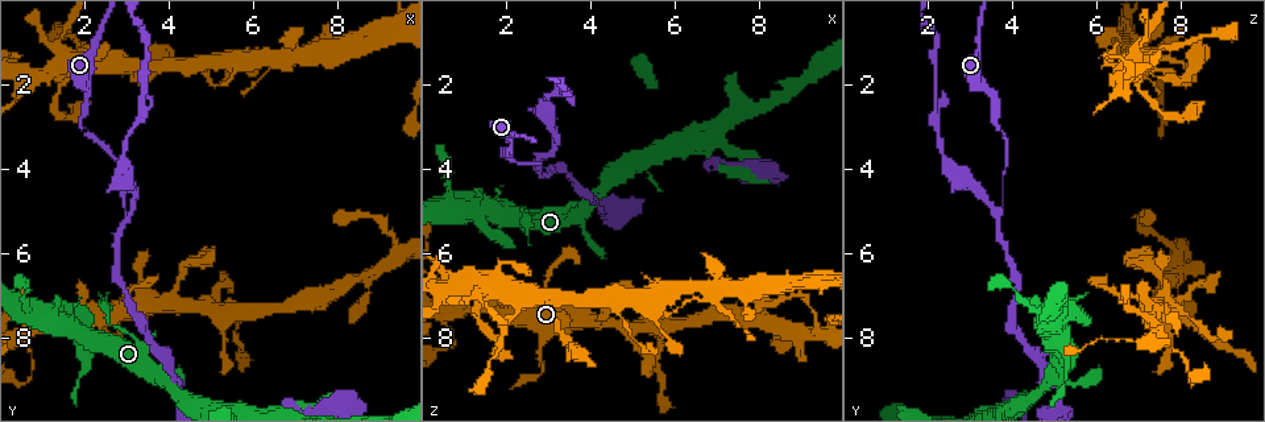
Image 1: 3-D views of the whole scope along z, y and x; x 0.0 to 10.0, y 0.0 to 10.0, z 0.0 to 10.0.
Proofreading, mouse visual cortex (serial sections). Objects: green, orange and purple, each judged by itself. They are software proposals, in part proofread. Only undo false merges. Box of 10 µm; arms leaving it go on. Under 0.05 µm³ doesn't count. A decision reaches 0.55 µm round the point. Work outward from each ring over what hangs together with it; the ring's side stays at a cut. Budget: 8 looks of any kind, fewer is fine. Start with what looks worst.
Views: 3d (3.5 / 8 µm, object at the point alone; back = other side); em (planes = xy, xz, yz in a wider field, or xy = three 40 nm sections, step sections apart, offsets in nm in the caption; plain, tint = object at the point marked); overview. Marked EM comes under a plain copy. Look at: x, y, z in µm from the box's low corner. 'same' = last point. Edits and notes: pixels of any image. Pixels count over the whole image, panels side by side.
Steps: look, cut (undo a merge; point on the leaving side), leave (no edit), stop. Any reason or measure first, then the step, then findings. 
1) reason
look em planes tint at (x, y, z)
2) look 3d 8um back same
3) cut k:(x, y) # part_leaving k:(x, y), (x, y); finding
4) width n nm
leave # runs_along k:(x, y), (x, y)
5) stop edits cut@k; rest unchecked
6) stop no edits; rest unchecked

sharp bend
look 3d 3.5um back at (1.95, 3.10, 3.70)

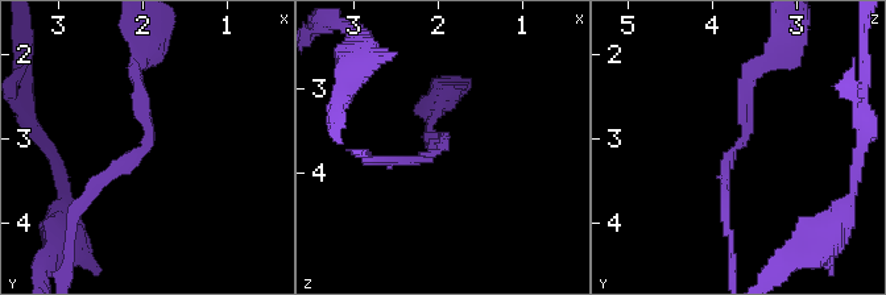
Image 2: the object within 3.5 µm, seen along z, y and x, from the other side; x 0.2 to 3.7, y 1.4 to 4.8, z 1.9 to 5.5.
look em planes tint at (1.90, 3.10, 3.65)

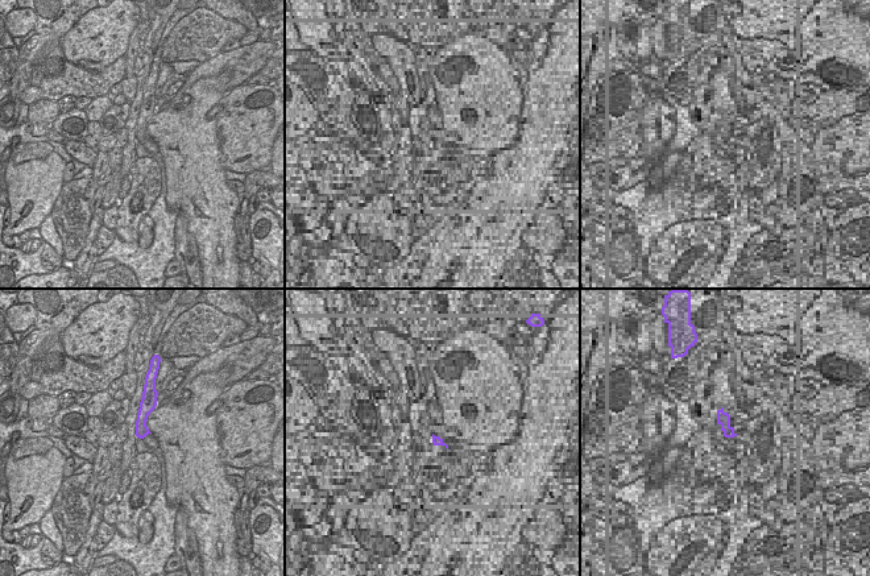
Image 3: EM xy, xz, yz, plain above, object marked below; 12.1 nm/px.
cut it another way
look em xy step 5 tint same

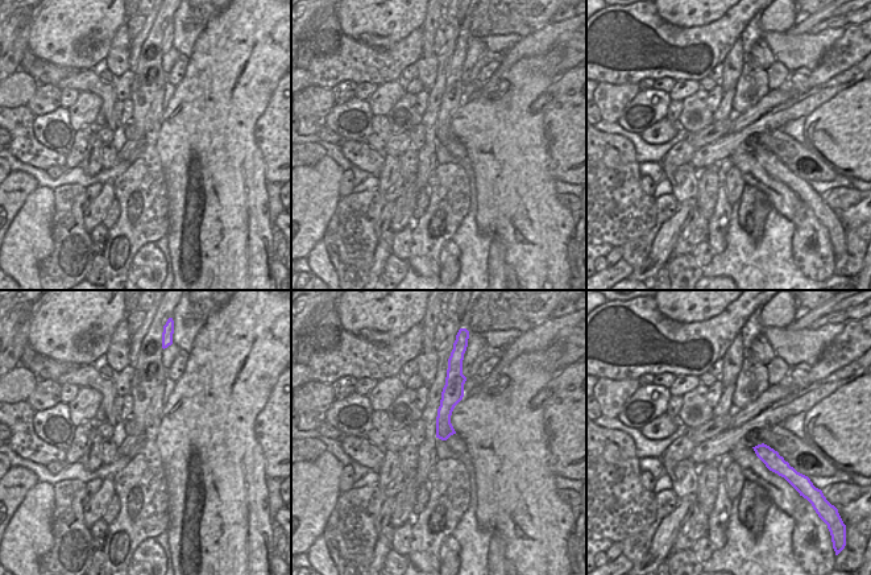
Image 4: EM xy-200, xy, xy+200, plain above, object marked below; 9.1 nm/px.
arm_widths 150, 150 nm
leave # runs_along 2:(136, 66), (148, 146), (79, 203); all the same cell

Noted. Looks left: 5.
thick turns thin
look 3d 8um at (3.20, 4.90, 3.65)

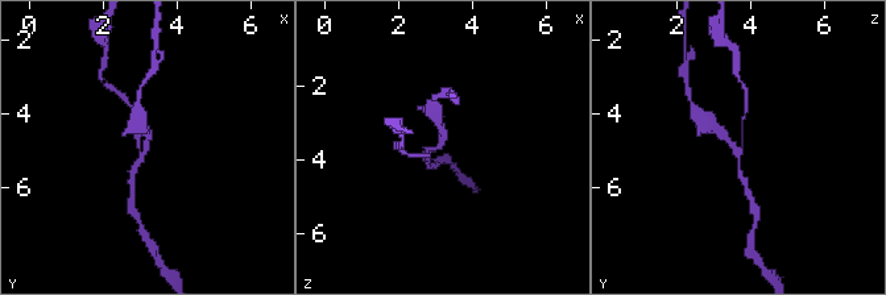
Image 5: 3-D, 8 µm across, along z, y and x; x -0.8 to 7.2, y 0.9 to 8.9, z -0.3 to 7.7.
arms 3; arm_widths 100, 200, 250 nm; shape alone is not enough
look em xy step 5 tint same

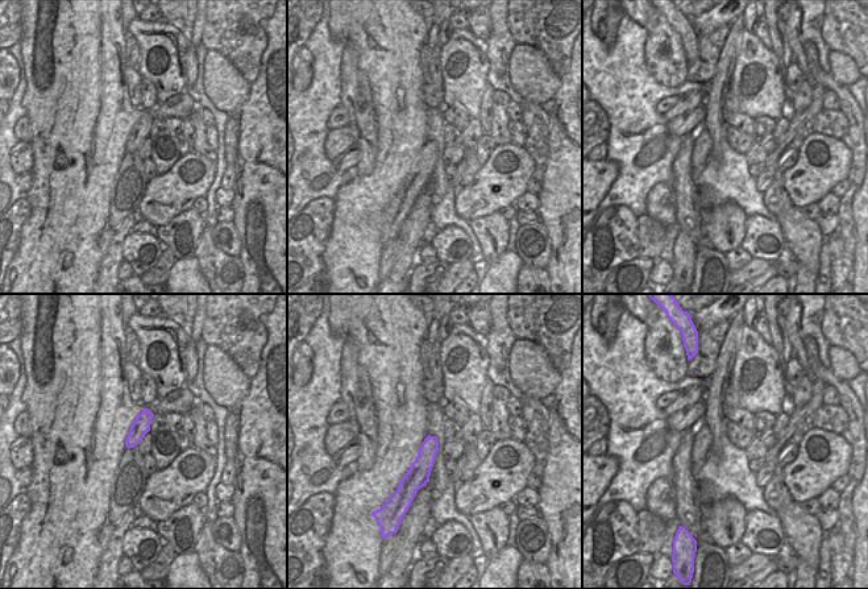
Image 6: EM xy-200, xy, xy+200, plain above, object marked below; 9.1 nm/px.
width 180 nm
cut 5:(721, 132) # part_leaving 5:(740, 146), (740, 173), (749, 195); a second cell is stuck on

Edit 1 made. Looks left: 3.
calibre changes
look 3d 3.5um at (5.70, 7.40, 7.80)

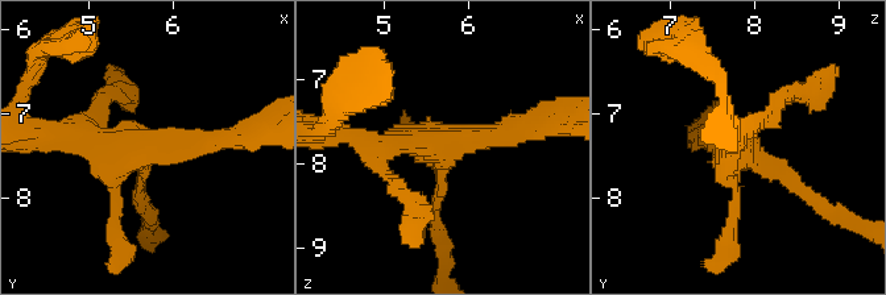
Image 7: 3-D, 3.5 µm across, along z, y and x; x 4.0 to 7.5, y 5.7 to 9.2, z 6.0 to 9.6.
now the EM
look em planes tint at (5.65, 7.35, 7.80)

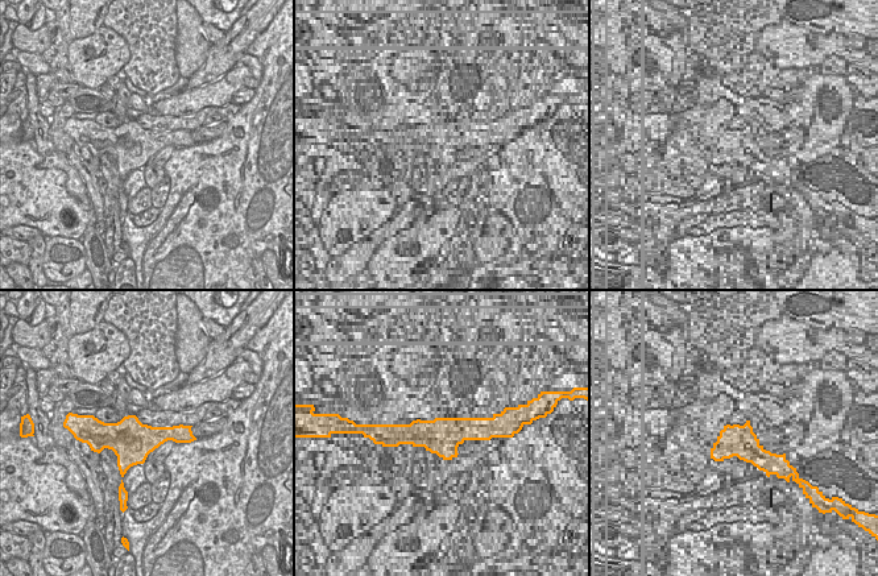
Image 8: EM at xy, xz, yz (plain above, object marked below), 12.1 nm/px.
arms 4
leave # runs_along 7:(352, 138), (438, 145), (522, 128); continuous, no second cell

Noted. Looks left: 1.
stop edits cut@5; rest unchecked

